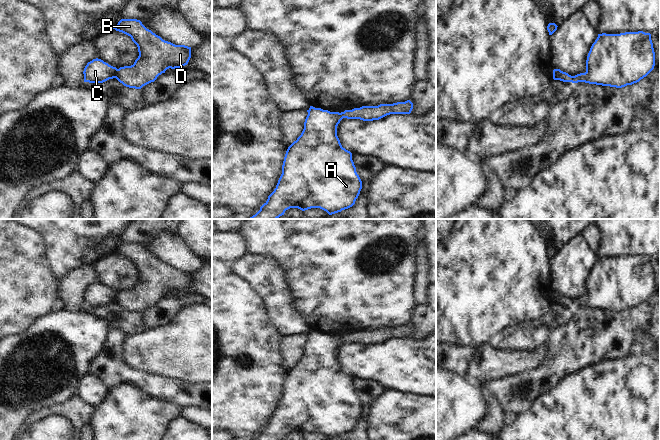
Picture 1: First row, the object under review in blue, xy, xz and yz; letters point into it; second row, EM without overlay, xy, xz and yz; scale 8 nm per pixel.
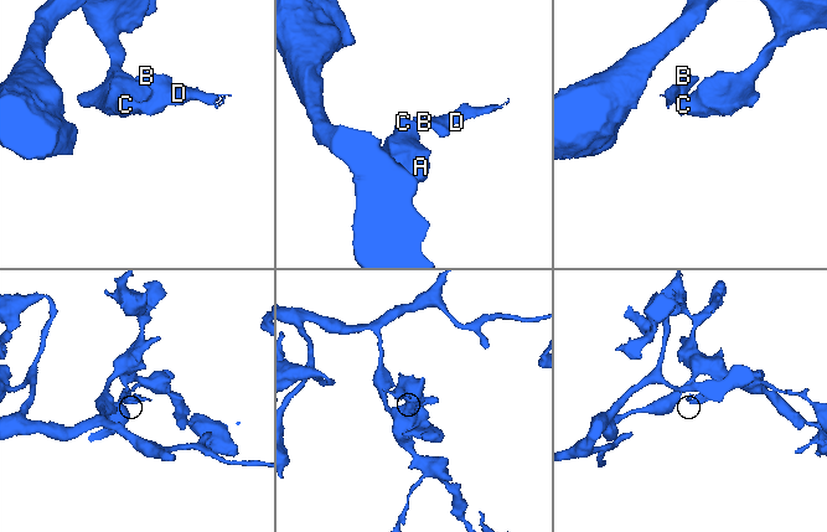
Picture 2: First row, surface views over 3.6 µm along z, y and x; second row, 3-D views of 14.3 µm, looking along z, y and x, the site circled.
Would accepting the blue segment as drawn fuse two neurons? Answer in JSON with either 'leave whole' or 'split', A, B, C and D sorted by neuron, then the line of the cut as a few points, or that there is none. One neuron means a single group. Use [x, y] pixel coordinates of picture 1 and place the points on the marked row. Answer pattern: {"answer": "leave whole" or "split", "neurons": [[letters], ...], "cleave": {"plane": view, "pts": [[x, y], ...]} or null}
{"answer": "split", "neurons": [["A", "C"], ["B", "D"]], "cleave": {"plane": "xy", "pts": [[117, 69], [115, 77]]}}

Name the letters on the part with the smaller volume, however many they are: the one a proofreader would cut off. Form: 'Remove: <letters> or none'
Remove: B, D

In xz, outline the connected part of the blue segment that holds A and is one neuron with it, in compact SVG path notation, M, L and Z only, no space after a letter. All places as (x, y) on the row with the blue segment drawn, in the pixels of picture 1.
M310 106L301 135L287 149L282 174L276 188L260 210L249 219L278 219L290 208L302 211L320 208L329 215L341 212L355 204L362 189L352 153L342 147L337 126L341 113Z

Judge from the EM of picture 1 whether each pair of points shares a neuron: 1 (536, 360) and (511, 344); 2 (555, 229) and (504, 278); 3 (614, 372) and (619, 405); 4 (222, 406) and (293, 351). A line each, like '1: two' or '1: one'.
1: two
2: two
3: one
4: two

